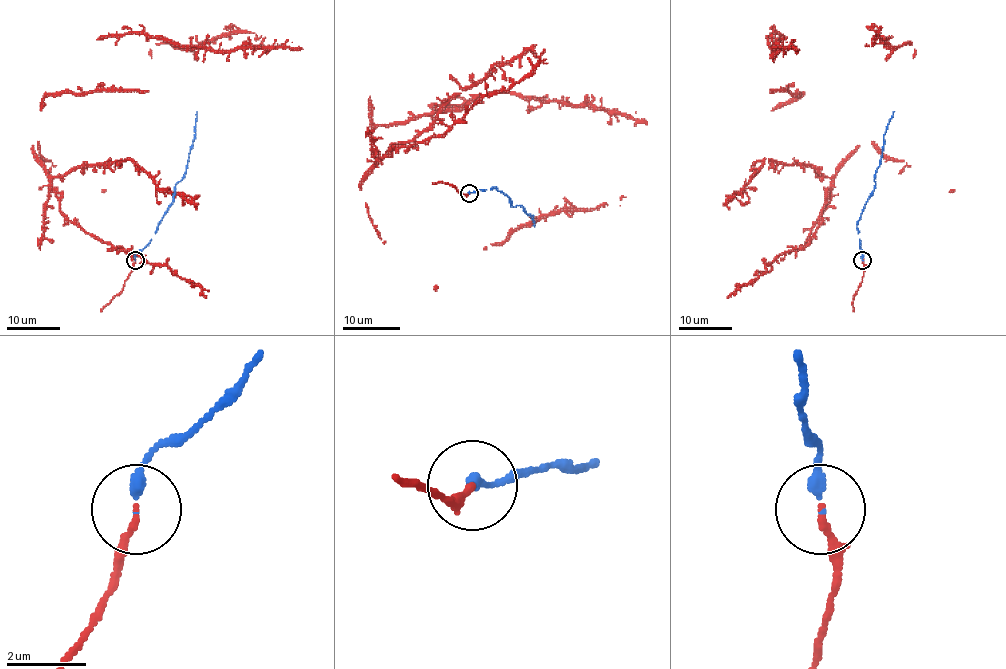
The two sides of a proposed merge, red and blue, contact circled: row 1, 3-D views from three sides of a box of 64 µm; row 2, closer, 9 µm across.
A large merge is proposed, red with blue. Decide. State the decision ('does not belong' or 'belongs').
belongs

